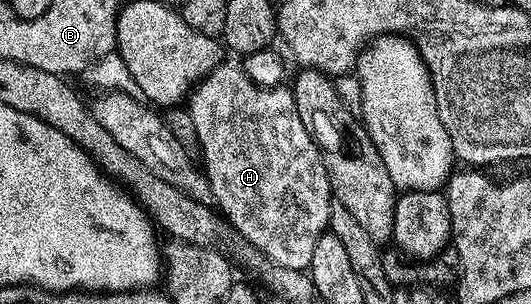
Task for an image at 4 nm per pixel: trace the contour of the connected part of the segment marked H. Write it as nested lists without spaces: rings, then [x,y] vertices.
[[[222,62],[217,65],[215,70],[209,72],[208,75],[202,77],[201,80],[198,81],[198,84],[192,89],[192,92],[190,93],[190,96],[188,97],[188,100],[187,100],[187,109],[195,125],[195,132],[198,138],[199,156],[202,156],[203,158],[203,162],[201,161],[201,164],[202,164],[203,171],[206,176],[206,180],[209,183],[210,195],[212,196],[212,199],[215,198],[218,204],[218,205],[216,204],[216,207],[220,210],[223,217],[228,221],[228,223],[230,224],[230,227],[233,228],[233,230],[238,235],[247,238],[247,240],[251,242],[251,244],[255,246],[256,249],[259,249],[260,252],[265,257],[275,262],[277,265],[284,266],[288,269],[299,269],[301,271],[306,271],[311,262],[312,251],[315,250],[315,244],[318,242],[322,234],[328,231],[328,224],[330,220],[330,210],[333,205],[333,199],[332,199],[332,192],[330,190],[330,179],[327,178],[327,170],[326,170],[326,166],[324,166],[323,164],[322,154],[318,150],[317,143],[315,143],[313,136],[306,129],[306,127],[303,124],[303,120],[299,116],[299,110],[298,110],[297,105],[295,104],[292,89],[289,89],[288,87],[285,87],[285,86],[278,86],[278,87],[271,87],[271,88],[264,88],[262,86],[258,86],[247,77],[247,75],[242,70],[242,67],[239,67],[238,65],[233,66],[231,64],[228,64],[228,62]]]

